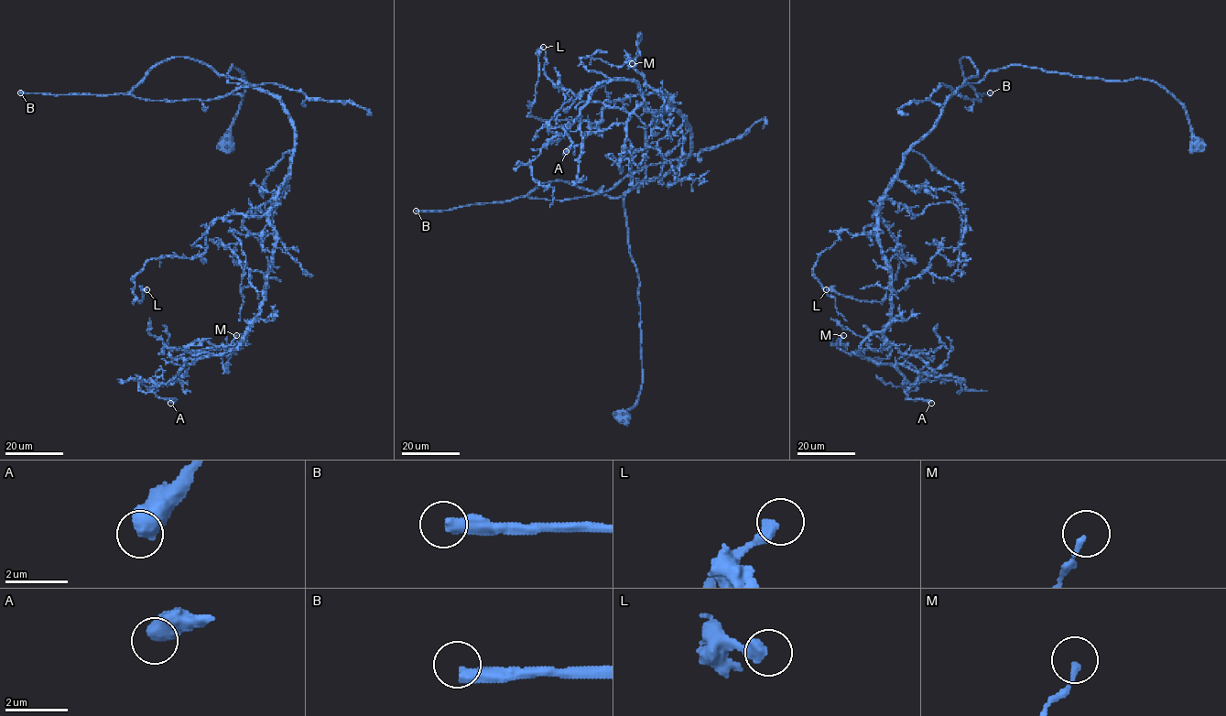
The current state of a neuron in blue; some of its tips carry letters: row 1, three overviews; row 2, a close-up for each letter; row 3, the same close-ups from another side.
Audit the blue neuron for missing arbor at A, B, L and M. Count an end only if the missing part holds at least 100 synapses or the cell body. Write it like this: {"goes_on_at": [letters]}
{"goes_on_at": ["B"]}

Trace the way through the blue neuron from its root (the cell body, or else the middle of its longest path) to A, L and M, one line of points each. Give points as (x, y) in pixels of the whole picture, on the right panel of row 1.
A: (1197, 142), (1184, 107), (1141, 78), (1011, 64), (952, 93), (881, 204), (891, 320), (859, 351), (931, 403)
L: (1197, 142), (1184, 107), (1153, 81), (992, 70), (947, 100), (873, 216), (902, 254), (885, 297), (826, 289)
M: (1197, 142), (1150, 81), (1011, 64), (961, 85), (878, 213), (891, 320), (858, 354), (843, 335)

